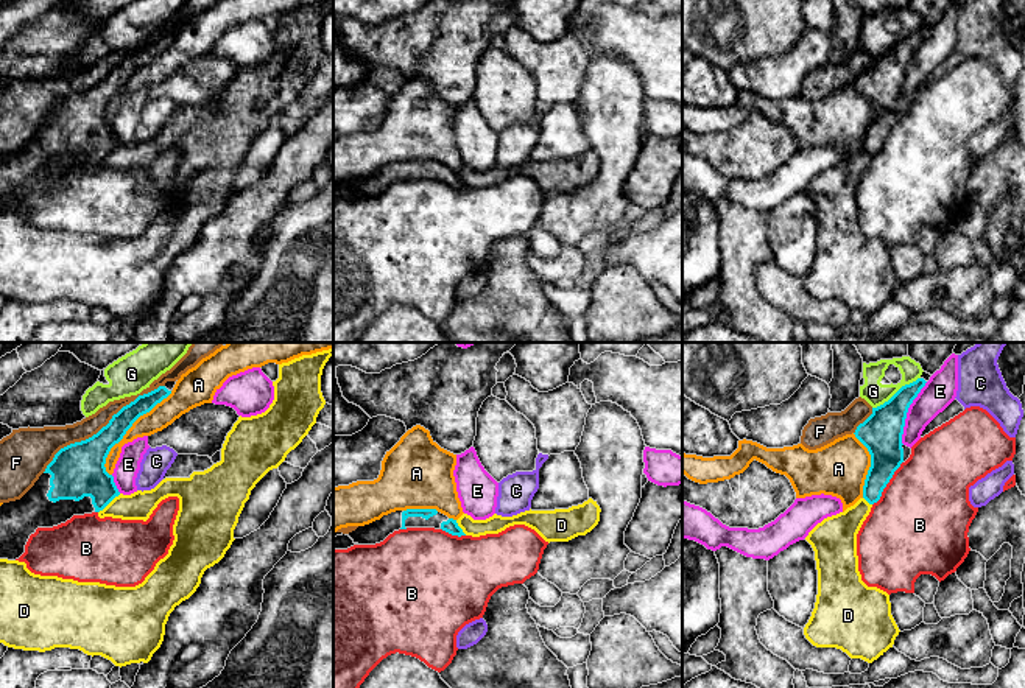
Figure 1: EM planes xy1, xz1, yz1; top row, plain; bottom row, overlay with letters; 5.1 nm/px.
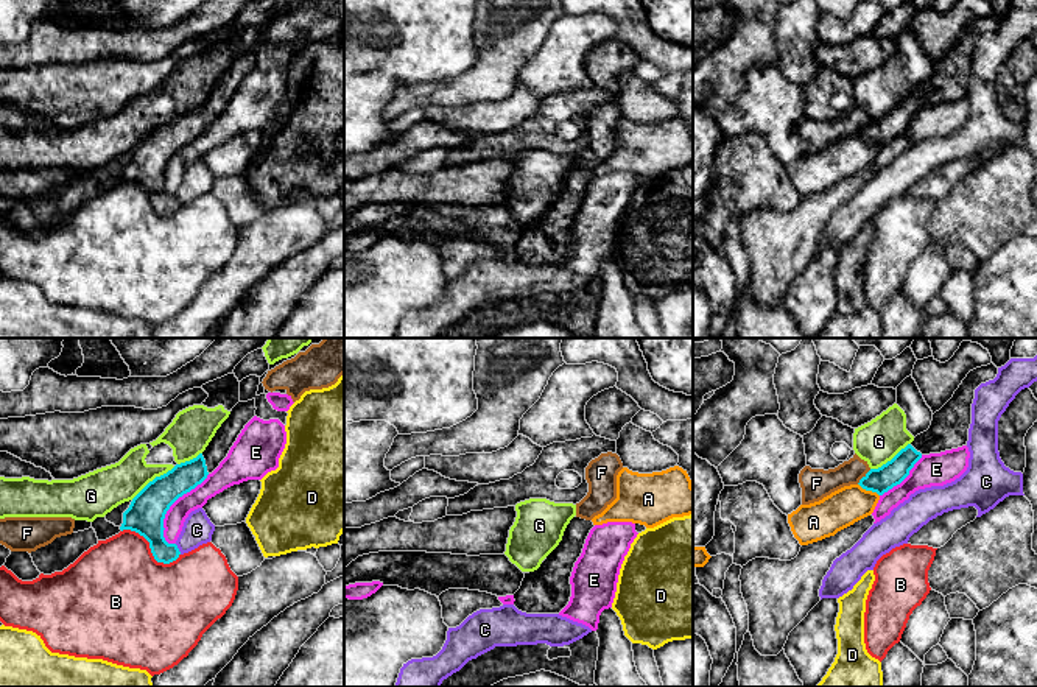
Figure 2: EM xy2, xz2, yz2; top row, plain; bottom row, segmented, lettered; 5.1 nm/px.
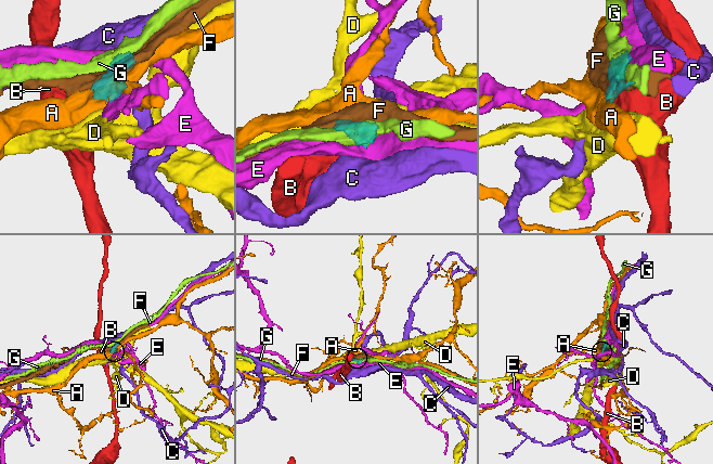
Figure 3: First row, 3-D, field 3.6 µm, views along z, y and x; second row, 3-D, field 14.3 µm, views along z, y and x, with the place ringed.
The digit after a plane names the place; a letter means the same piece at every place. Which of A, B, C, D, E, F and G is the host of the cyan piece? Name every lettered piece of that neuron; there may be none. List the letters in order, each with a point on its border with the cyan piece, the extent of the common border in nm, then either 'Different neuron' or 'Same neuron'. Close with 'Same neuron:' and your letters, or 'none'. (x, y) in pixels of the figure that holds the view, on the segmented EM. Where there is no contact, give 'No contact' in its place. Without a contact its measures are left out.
A: Touches cyan at xy1 (128, 428). Shared border 550 nm. Different neuron
B: Touches cyan at xy2 (151, 550). Shared border 340 nm. Different neuron
C: Touches cyan at xy2 (178, 549). Shared border 70 nm. Different neuron
D: Touches cyan at xy1 (109, 501). Shared border 160 nm. Different neuron
E: Touches cyan at xy2 (170, 505). Shared border 420 nm. Different neuron
F: Touches cyan at xy1 (103, 427). Shared border 800 nm. Different neuron
G: Touches cyan at yz1 (898, 391). Shared border 300 nm. Different neuron
Same neuron: none

